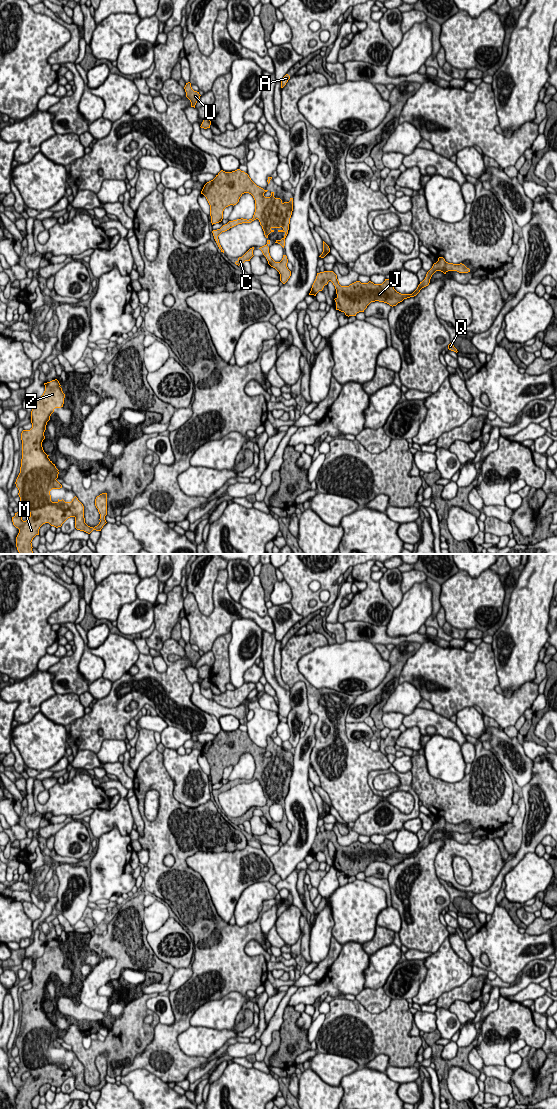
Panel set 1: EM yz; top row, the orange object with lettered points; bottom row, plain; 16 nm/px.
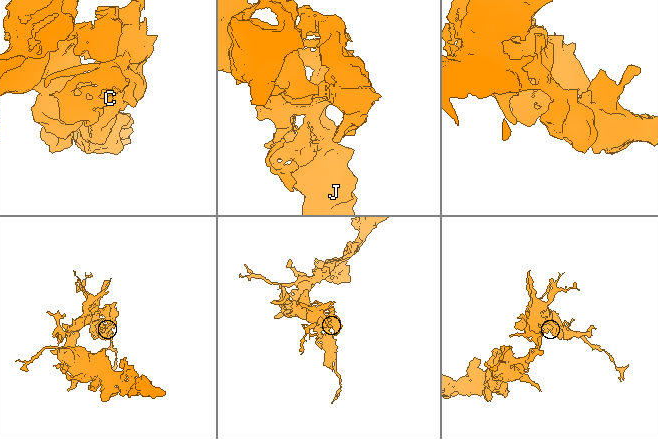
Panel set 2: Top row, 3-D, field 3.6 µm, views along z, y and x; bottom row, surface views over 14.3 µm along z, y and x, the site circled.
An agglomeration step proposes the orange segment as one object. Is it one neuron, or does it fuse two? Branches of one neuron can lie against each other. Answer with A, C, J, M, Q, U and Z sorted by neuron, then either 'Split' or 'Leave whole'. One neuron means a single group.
Groups: A C J M Q U Z. Leave whole

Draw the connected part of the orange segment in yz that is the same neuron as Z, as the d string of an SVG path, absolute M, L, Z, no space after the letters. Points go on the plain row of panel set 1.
M57 939L44 945L44 953L37 958L31 971L32 988L21 993L22 1019L15 1042L20 1064L18 1072L12 1077L13 1085L19 1089L16 1097L17 1109L32 1109L31 1102L39 1095L39 1089L45 1083L58 1088L68 1078L74 1077L75 1088L88 1094L93 1090L101 1091L107 1083L107 1053L102 1053L95 1059L100 1082L94 1088L85 1083L84 1066L76 1056L71 1062L63 1059L51 1061L50 1051L60 1049L62 1045L56 1040L59 1030L44 1012L42 1002L45 999L47 982L55 968L63 967L65 954Z

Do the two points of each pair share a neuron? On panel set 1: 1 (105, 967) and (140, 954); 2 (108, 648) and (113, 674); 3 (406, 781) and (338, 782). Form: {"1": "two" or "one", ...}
{"1": "two", "2": "one", "3": "two"}

